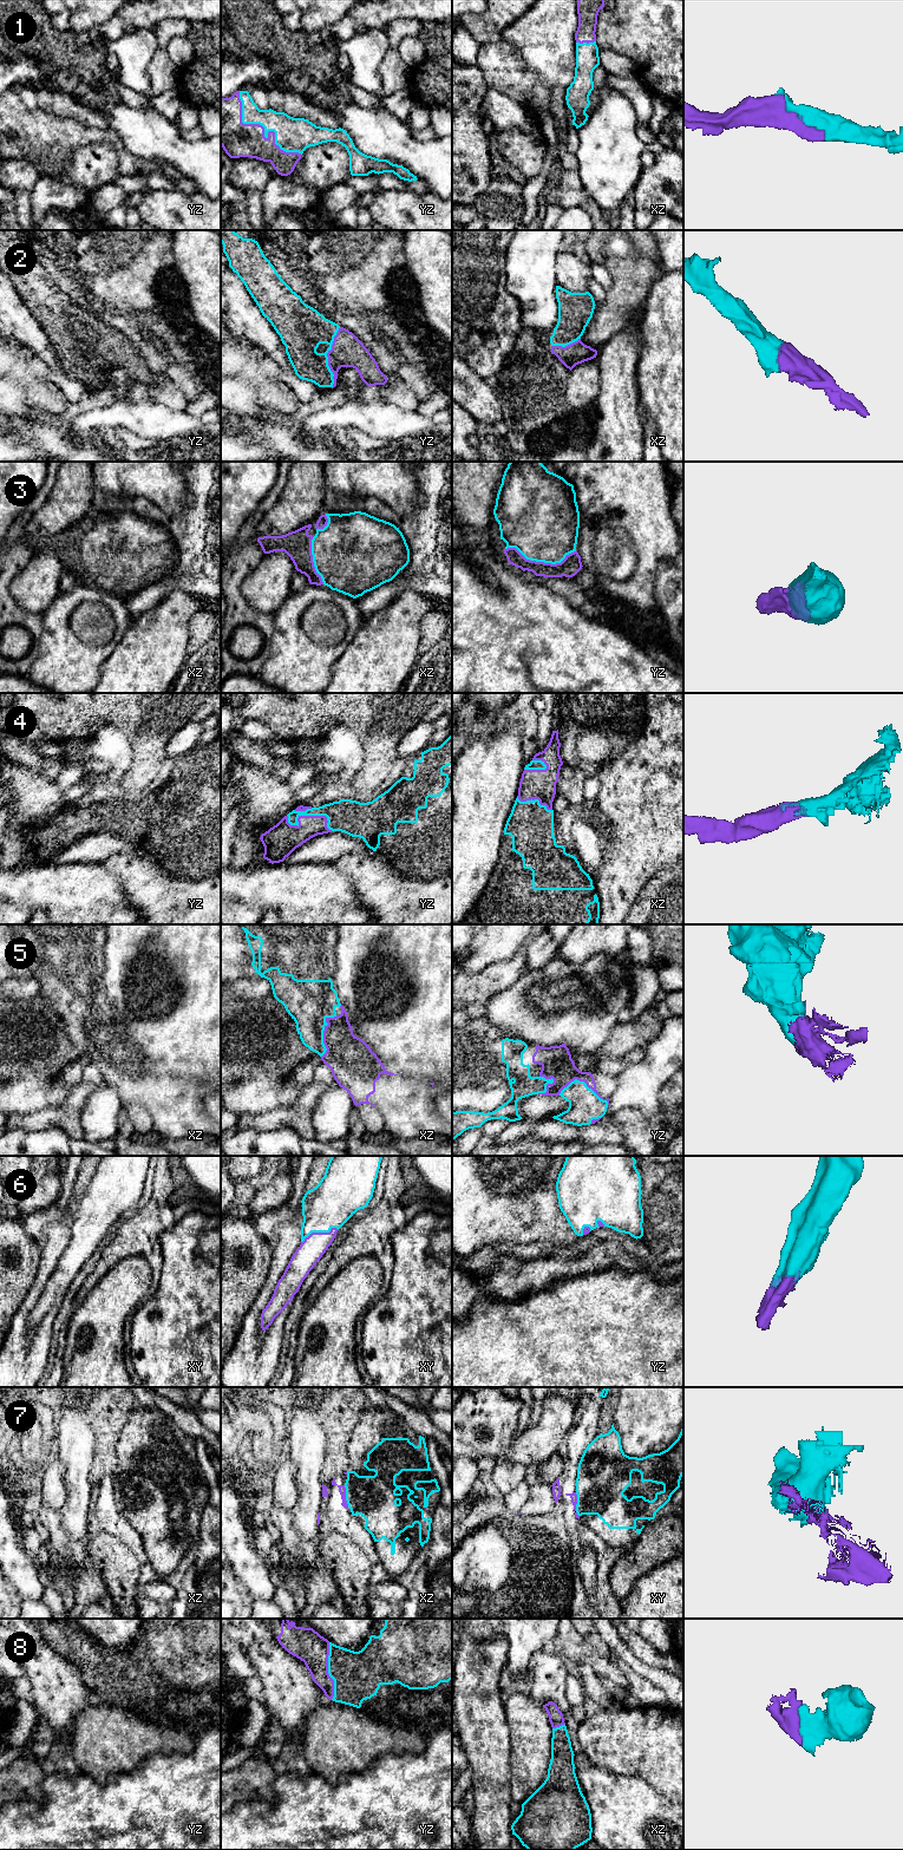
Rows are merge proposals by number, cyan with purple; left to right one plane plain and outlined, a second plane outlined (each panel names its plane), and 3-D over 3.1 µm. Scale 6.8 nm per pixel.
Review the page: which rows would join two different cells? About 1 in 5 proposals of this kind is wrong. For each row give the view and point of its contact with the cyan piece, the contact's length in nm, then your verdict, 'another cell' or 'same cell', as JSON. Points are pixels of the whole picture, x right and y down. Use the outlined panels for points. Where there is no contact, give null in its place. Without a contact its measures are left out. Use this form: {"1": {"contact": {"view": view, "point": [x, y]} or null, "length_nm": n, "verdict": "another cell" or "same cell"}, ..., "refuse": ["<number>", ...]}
{"1": {"contact": {"view": "yz", "point": [264, 130]}, "length_nm": 600, "verdict": "same cell"}, "2": {"contact": {"view": "yz", "point": [327, 357]}, "length_nm": 420, "verdict": "same cell"}, "3": {"contact": {"view": "yz", "point": [541, 561]}, "length_nm": 480, "verdict": "same cell"}, "4": {"contact": {"view": "yz", "point": [308, 815]}, "length_nm": 320, "verdict": "same cell"}, "5": {"contact": {"view": "yz", "point": [584, 1083]}, "length_nm": 360, "verdict": "same cell"}, "6": {"contact": {"view": "xy", "point": [319, 1231]}, "length_nm": 280, "verdict": "same cell"}, "7": {"contact": {"view": "xy", "point": [576, 1504]}, "length_nm": 170, "verdict": "another cell"}, "8": {"contact": {"view": "yz", "point": [328, 1671]}, "length_nm": 400, "verdict": "same cell"}, "refuse": ["7"]}

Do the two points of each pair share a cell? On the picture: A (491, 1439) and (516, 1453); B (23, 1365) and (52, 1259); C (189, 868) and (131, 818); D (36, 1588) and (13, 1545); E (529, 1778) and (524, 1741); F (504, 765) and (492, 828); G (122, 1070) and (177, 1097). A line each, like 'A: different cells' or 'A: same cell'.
A: different cells
B: same cell
C: same cell
D: same cell
E: same cell
F: same cell
G: same cell

